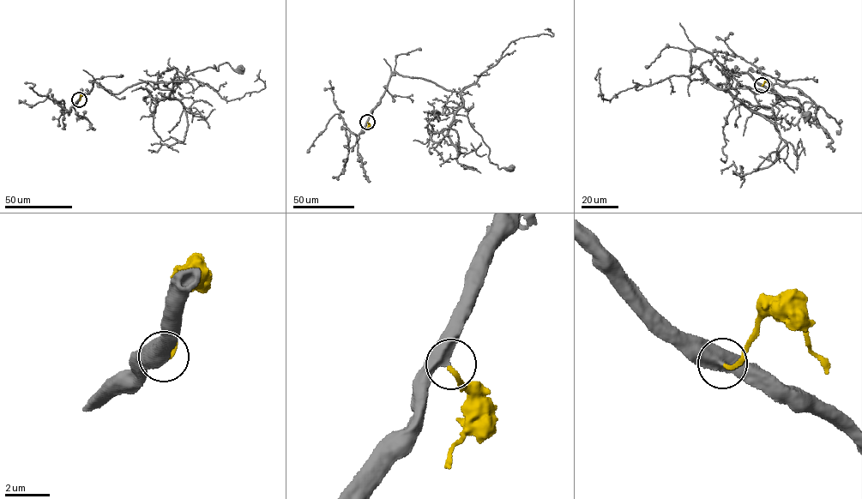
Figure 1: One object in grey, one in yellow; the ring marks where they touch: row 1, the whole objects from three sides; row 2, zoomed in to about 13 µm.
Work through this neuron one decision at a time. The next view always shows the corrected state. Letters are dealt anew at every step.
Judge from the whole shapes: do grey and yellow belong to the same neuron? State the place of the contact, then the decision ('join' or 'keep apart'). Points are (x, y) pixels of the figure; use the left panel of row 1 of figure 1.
at (79, 99); join

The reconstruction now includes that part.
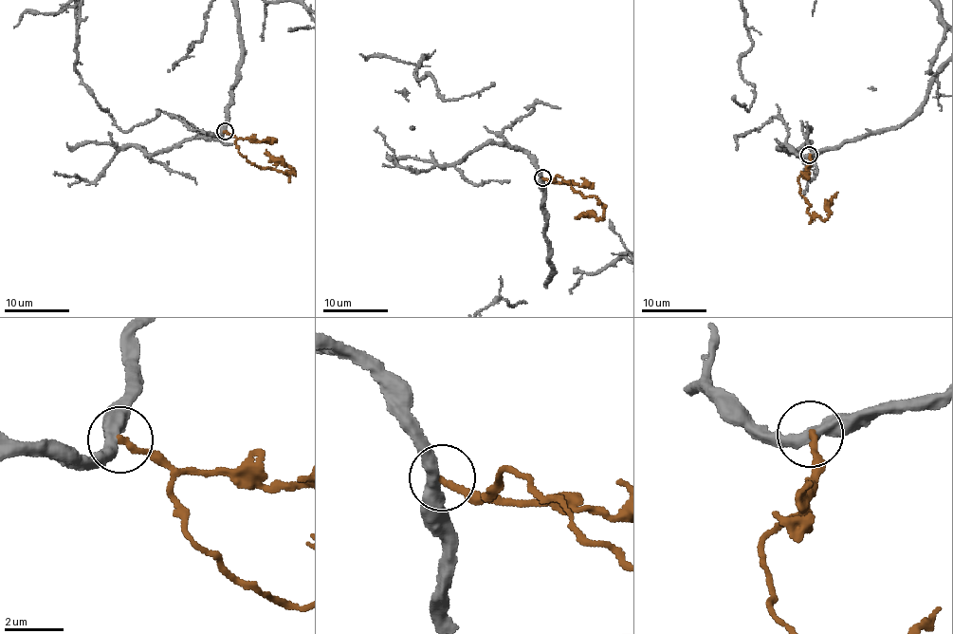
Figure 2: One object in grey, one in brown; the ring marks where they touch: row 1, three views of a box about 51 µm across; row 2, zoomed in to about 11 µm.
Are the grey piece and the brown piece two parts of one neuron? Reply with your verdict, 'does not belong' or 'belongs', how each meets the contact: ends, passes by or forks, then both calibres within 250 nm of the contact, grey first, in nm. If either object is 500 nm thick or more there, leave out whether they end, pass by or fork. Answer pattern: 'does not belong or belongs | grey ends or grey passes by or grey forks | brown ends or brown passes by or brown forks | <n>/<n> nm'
does not belong | grey passes by | brown ends | 420/200 nm

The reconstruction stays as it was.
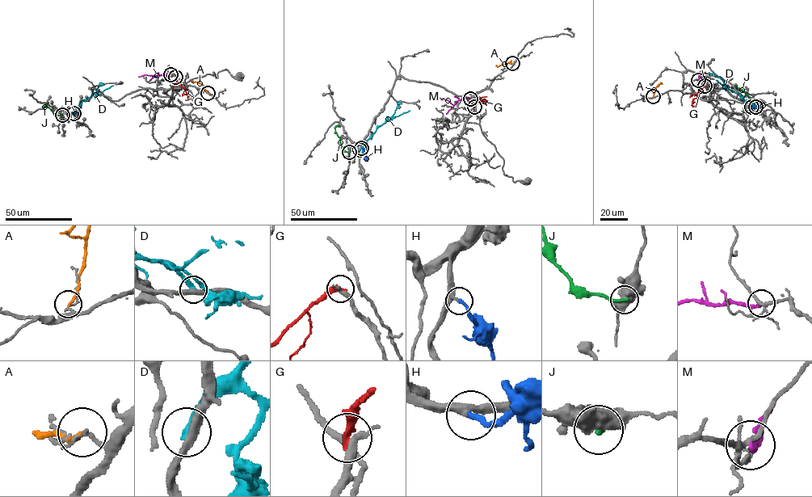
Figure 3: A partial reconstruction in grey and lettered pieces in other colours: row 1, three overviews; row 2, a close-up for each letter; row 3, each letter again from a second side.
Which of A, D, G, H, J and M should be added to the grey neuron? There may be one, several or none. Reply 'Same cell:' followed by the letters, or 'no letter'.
Same cell: H

